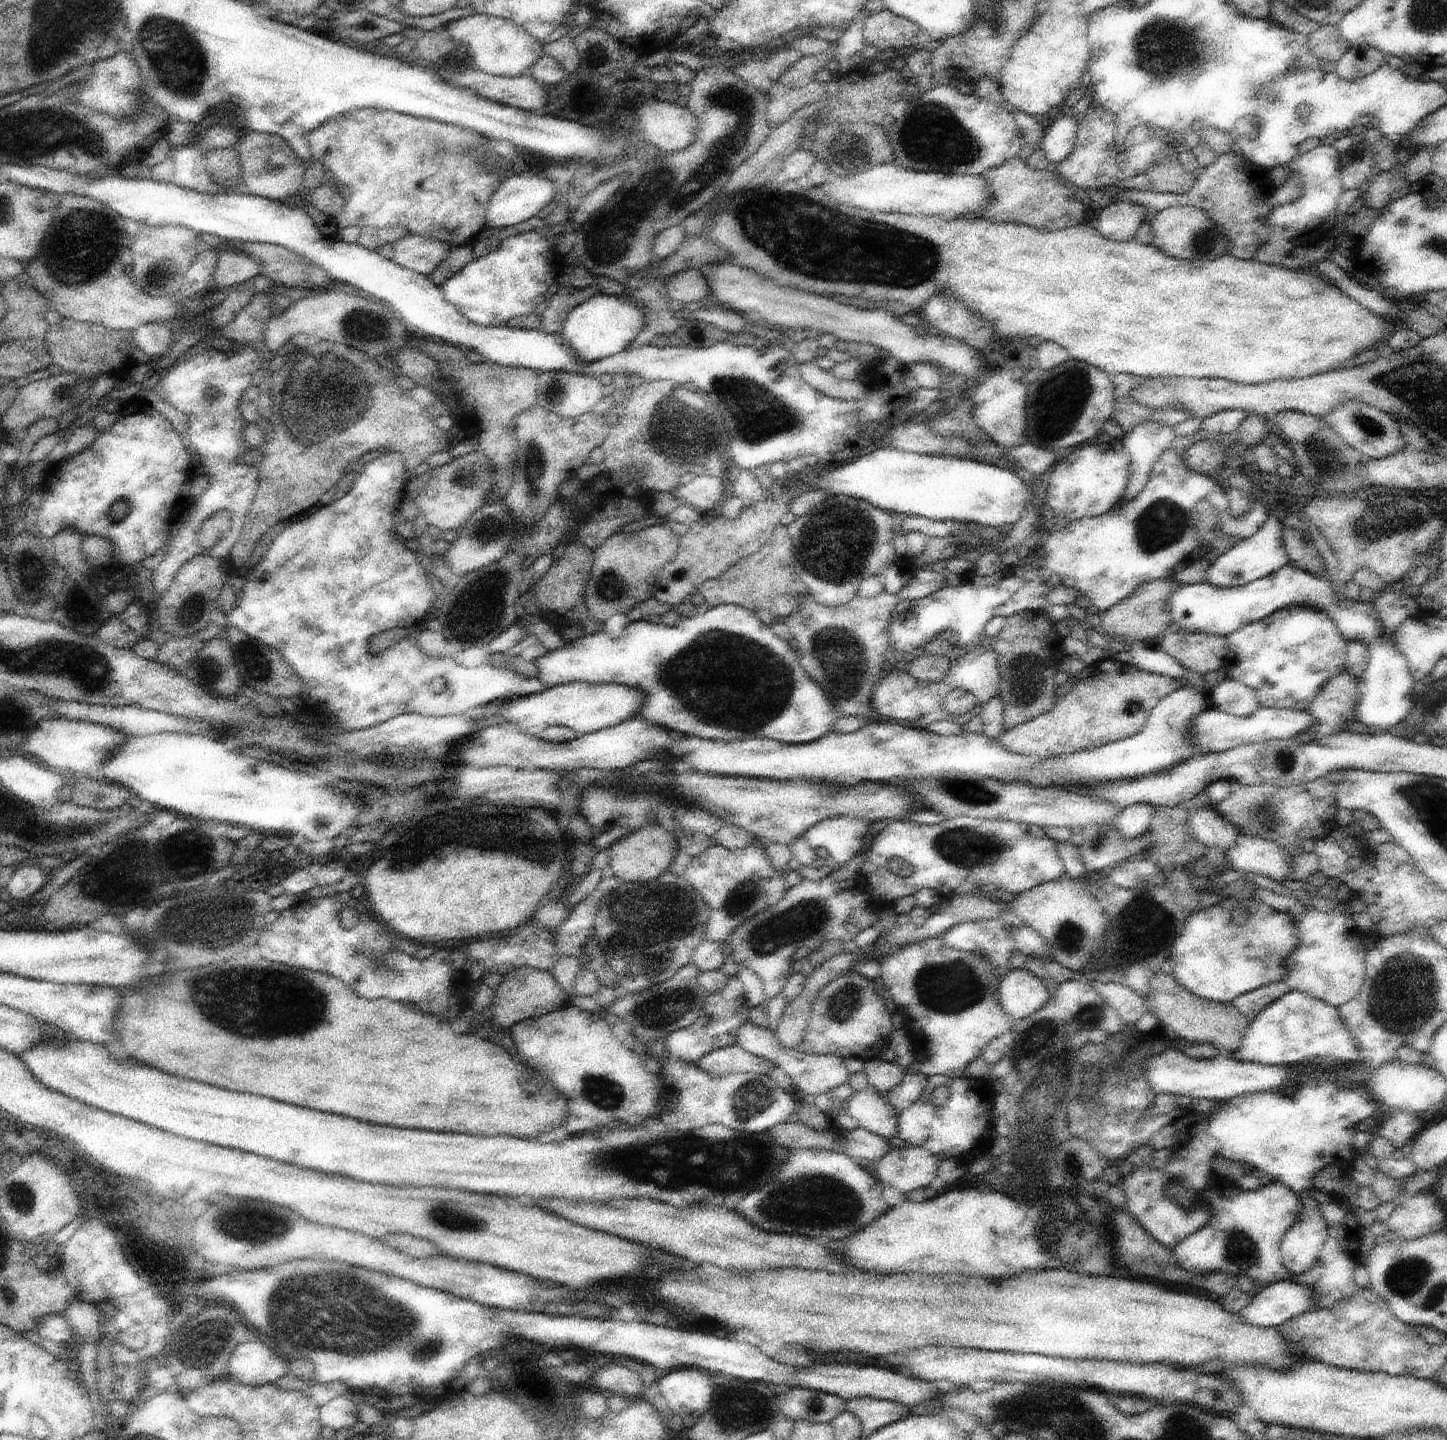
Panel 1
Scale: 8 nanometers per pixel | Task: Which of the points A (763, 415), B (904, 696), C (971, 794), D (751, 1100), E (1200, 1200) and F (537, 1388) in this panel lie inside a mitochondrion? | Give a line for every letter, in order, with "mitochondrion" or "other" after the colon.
A: mitochondrion
B: other
C: mitochondrion
D: mitochondrion
E: other
F: other

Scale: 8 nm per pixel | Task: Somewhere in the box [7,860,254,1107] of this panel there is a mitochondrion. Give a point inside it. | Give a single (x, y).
(195, 931)

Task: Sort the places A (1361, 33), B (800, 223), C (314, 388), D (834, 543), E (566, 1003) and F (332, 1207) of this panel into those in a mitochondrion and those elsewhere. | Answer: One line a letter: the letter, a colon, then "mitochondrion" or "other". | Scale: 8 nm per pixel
A: other
B: mitochondrion
C: mitochondrion
D: mitochondrion
E: other
F: other

